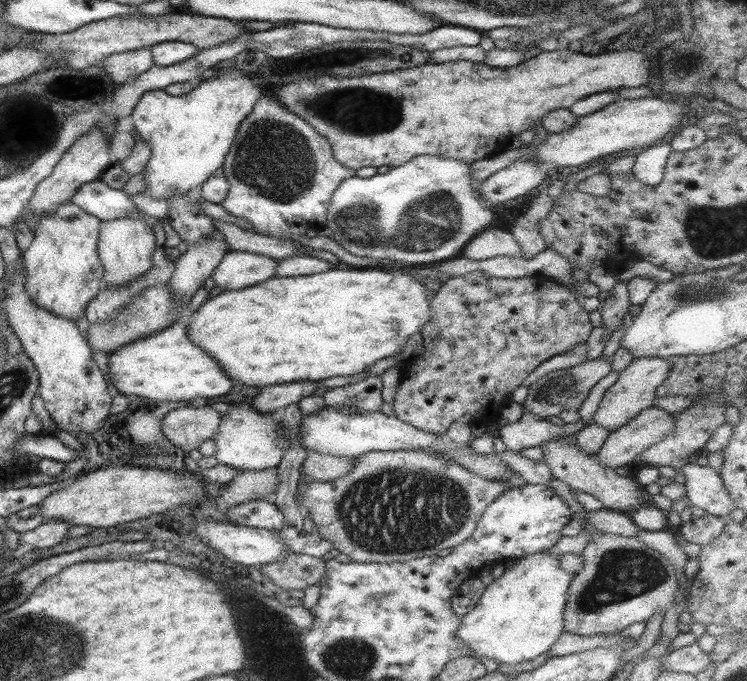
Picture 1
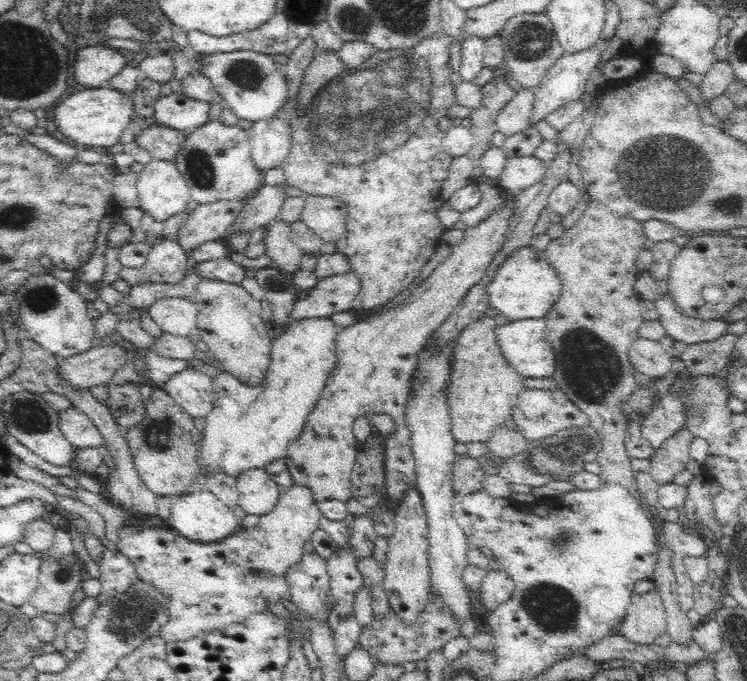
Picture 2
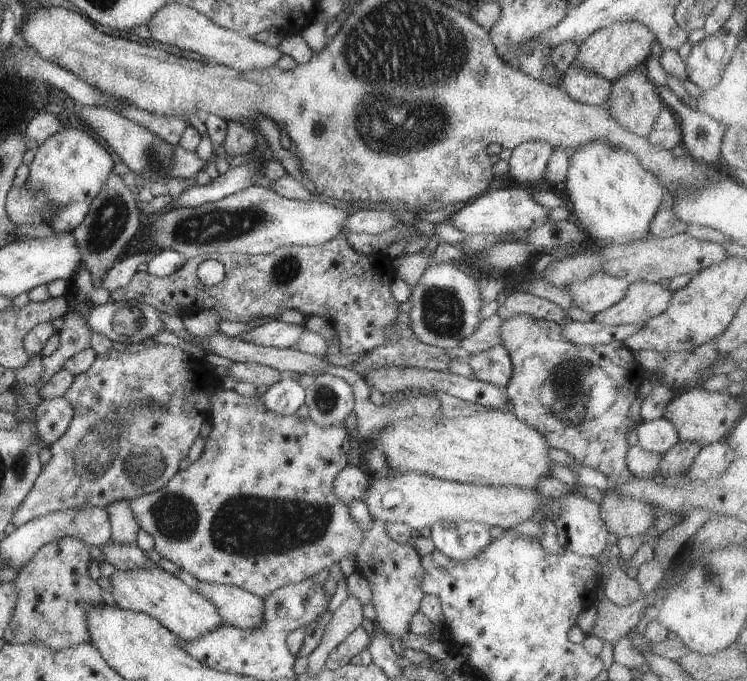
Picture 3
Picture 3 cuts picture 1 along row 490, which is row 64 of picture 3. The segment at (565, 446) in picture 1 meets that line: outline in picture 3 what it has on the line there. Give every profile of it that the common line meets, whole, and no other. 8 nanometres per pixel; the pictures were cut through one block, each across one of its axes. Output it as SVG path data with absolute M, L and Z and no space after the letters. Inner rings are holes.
M637 20L613 22L595 30L584 42L579 43L579 51L572 65L580 65L614 82L624 73L635 70L642 62L646 62L657 41L657 36L644 23Z

